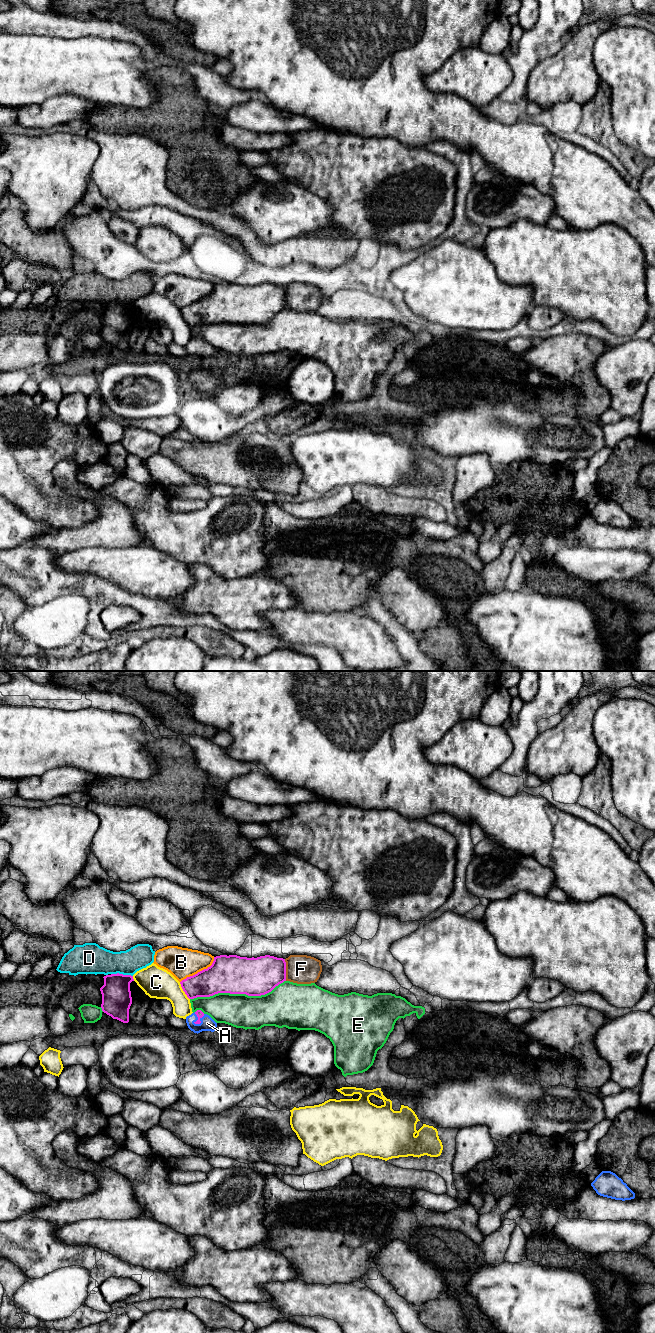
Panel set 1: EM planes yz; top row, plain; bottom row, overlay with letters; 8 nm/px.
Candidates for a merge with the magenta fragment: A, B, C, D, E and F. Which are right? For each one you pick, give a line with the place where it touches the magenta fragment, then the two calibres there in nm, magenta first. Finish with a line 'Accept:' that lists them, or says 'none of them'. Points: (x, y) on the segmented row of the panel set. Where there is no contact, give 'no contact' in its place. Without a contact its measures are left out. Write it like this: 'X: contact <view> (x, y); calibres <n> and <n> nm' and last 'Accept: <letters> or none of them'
A: contact yz (198, 1018); calibres 60 and 110 nm
Accept: A

